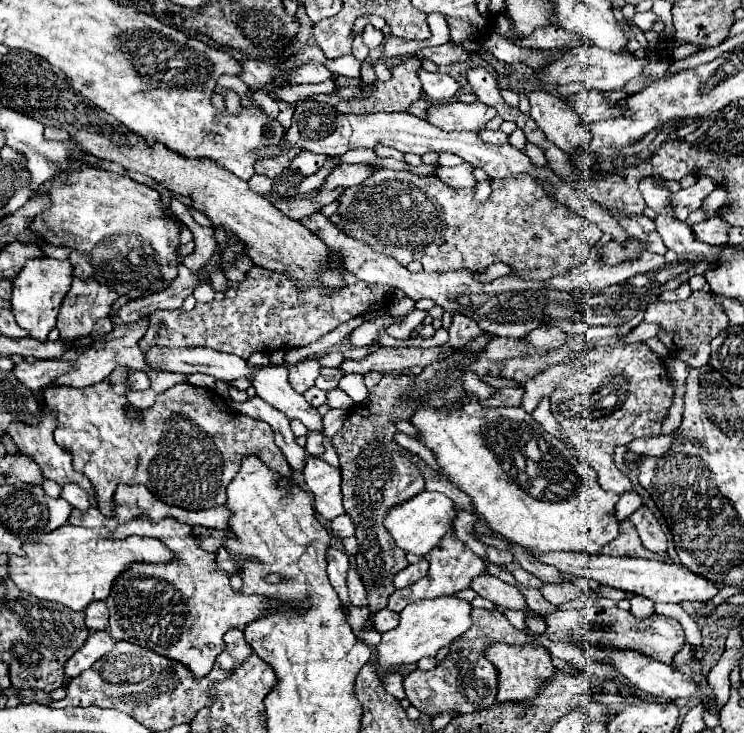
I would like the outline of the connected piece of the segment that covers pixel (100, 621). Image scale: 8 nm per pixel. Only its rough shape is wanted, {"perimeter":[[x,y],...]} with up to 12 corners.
{"perimeter":[[104,602],[86,608],[86,626],[104,630],[108,606]]}

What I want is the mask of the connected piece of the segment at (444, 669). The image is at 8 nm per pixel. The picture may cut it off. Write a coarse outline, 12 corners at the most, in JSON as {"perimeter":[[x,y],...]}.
{"perimeter":[[500,608],[470,612],[432,670],[404,678],[422,714],[476,712],[496,702],[486,646],[538,644]]}

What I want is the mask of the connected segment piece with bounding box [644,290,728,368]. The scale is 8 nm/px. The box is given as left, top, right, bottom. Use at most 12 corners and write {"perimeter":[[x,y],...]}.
{"perimeter":[[714,298],[654,302],[660,326],[670,356],[692,368],[710,360],[710,340],[728,326]]}

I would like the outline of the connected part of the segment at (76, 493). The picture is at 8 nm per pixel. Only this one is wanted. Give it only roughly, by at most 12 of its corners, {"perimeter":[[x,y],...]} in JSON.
{"perimeter":[[64,484],[62,494],[78,510],[92,506],[86,490],[78,484]]}

